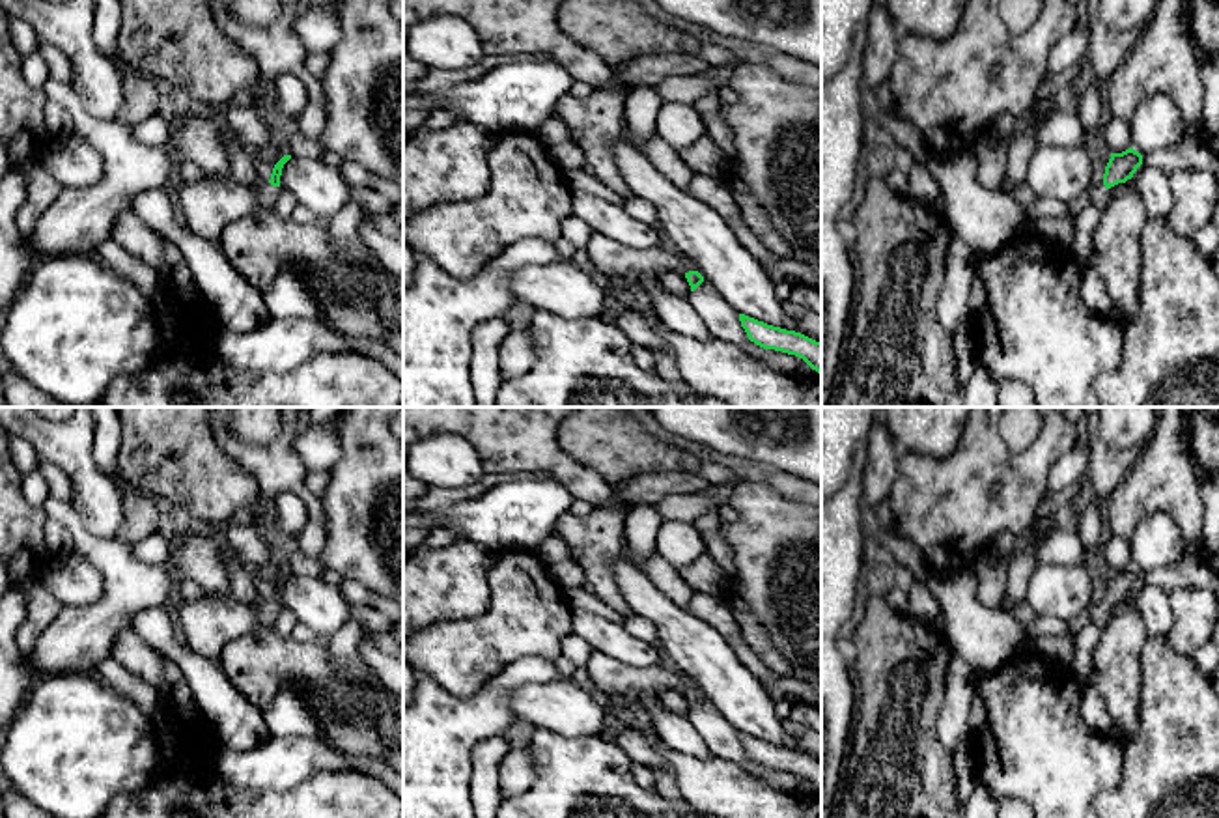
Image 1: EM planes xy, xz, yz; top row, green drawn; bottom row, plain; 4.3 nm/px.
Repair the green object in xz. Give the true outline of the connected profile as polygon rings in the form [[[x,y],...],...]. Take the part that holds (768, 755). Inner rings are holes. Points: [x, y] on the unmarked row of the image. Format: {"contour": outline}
{"contour": [[[739,732],[741,745],[750,760],[764,768],[775,768],[803,777],[812,788],[821,792],[821,760],[801,751],[767,743],[745,732]]]}

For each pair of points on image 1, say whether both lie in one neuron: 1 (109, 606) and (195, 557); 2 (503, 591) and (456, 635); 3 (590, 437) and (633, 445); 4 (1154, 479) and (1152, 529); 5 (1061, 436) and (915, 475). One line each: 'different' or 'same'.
1: different
2: same
3: same
4: different
5: same

